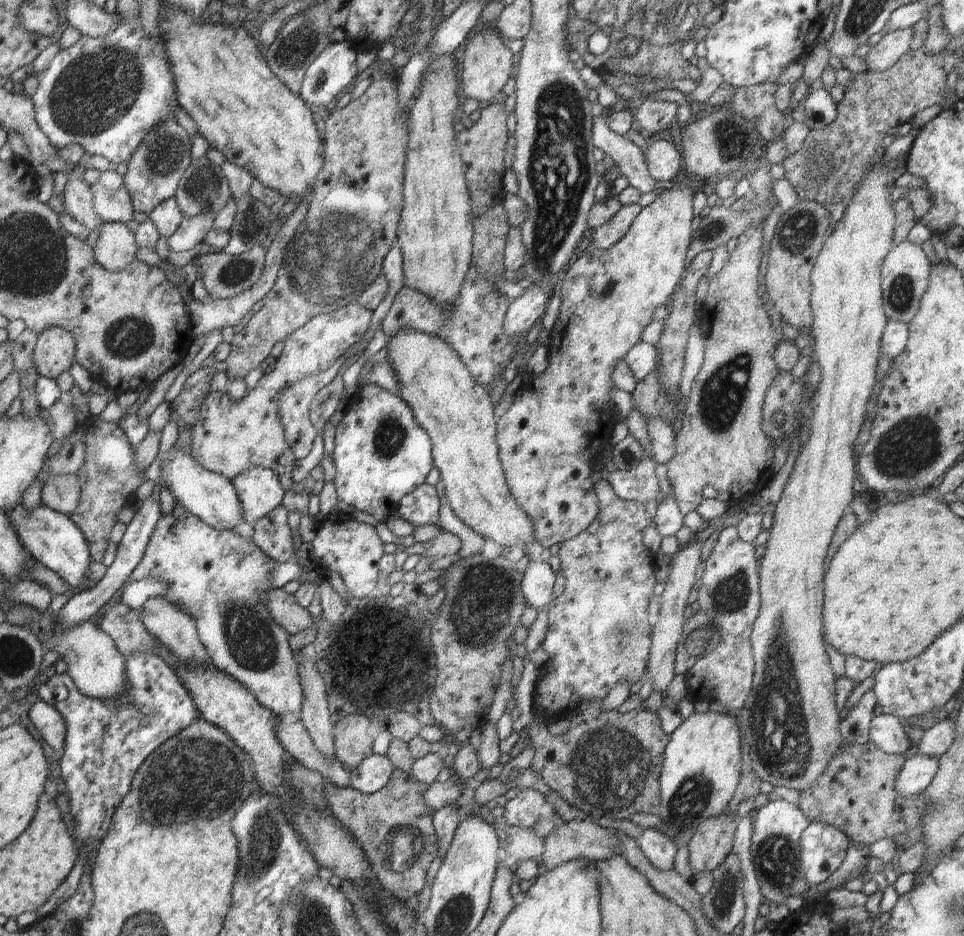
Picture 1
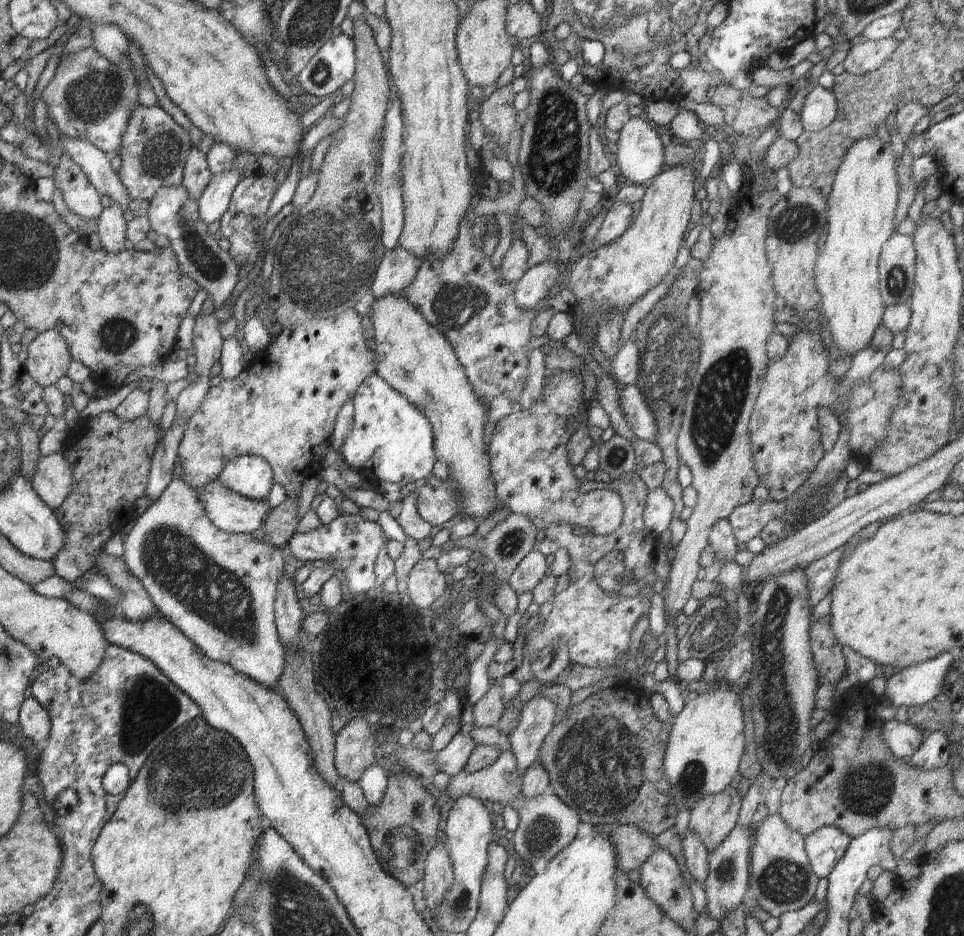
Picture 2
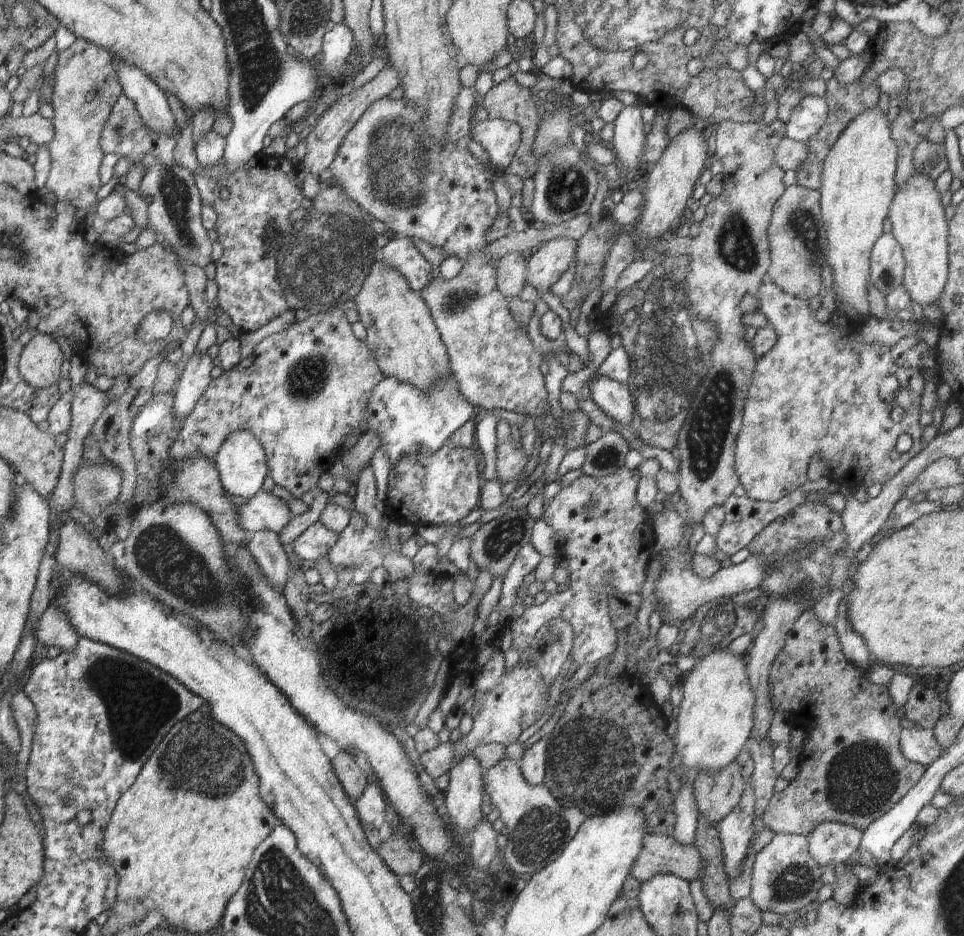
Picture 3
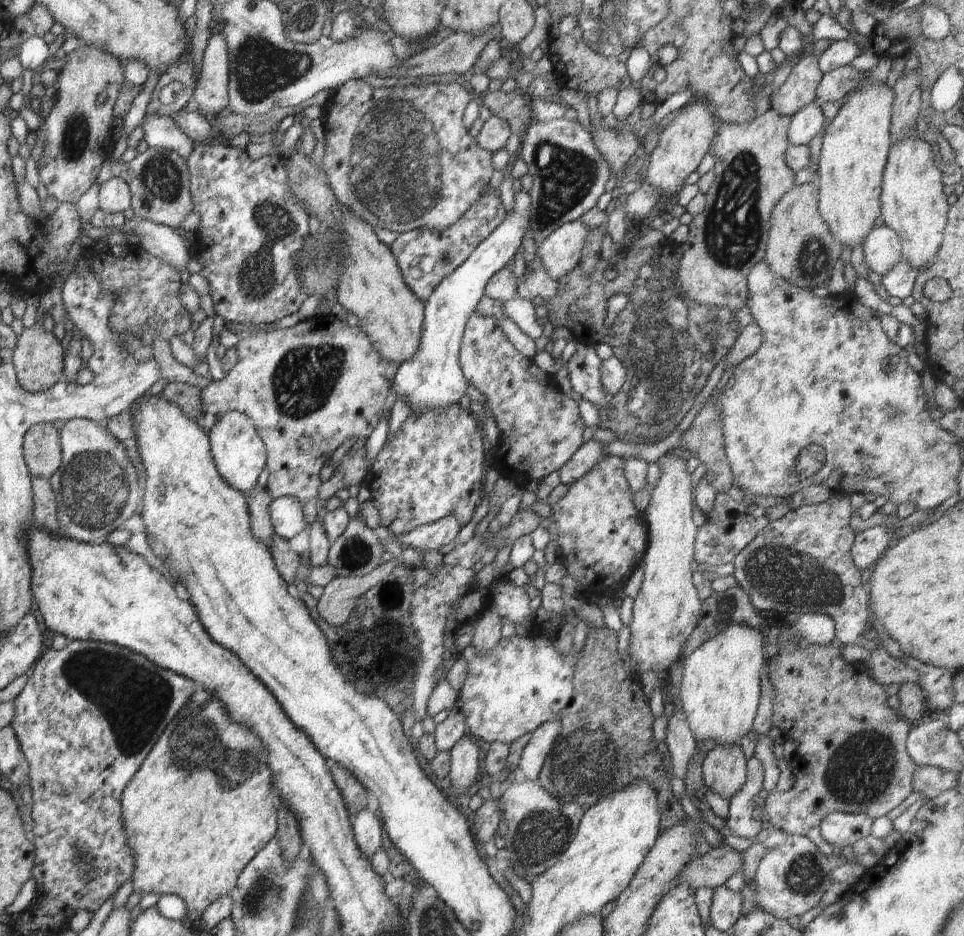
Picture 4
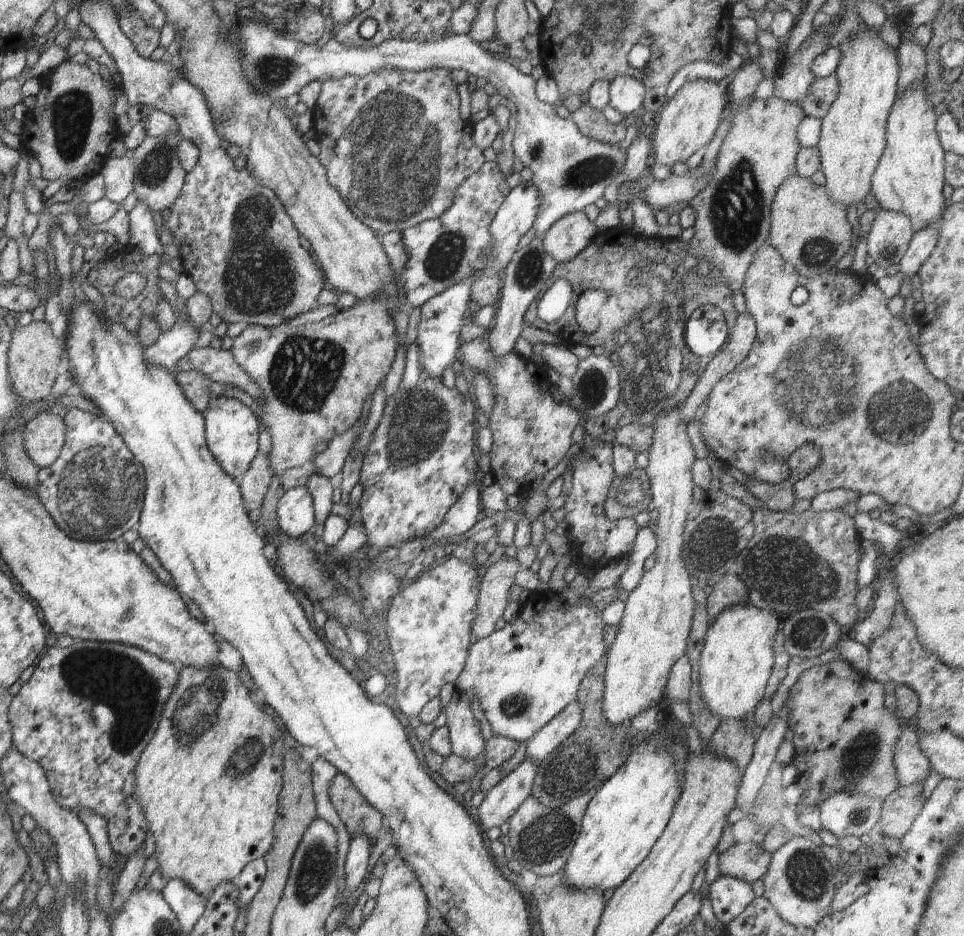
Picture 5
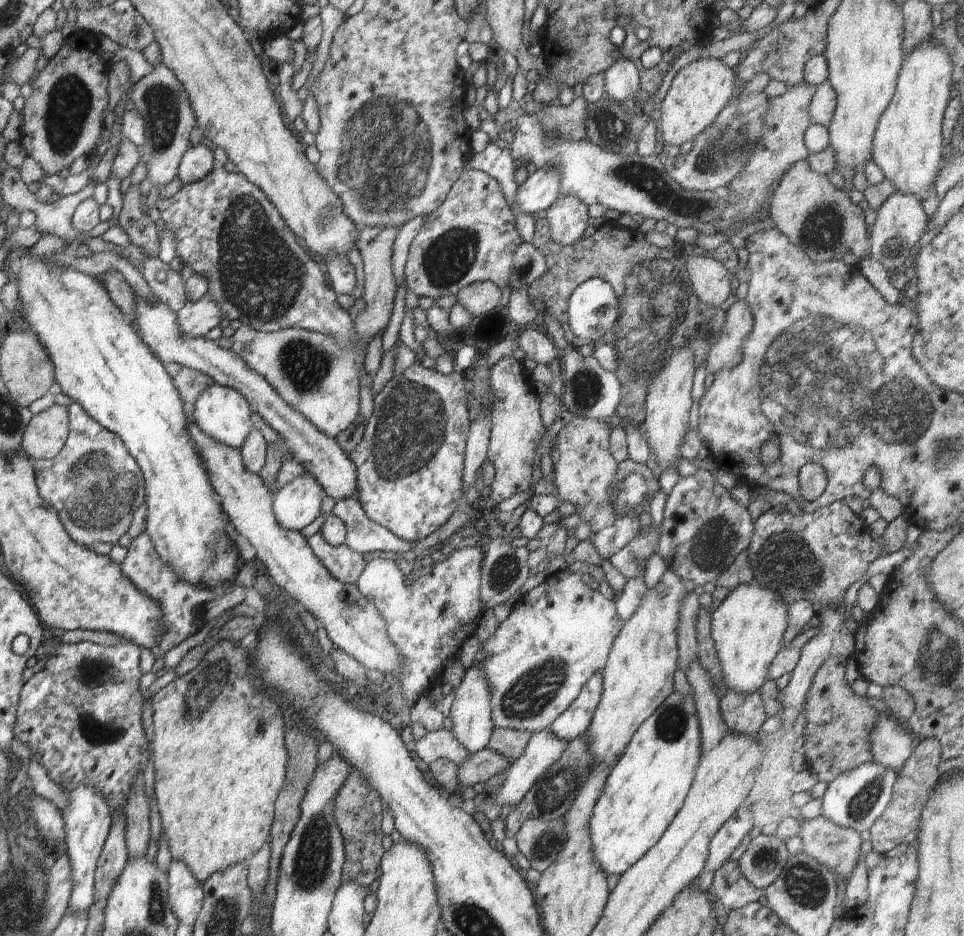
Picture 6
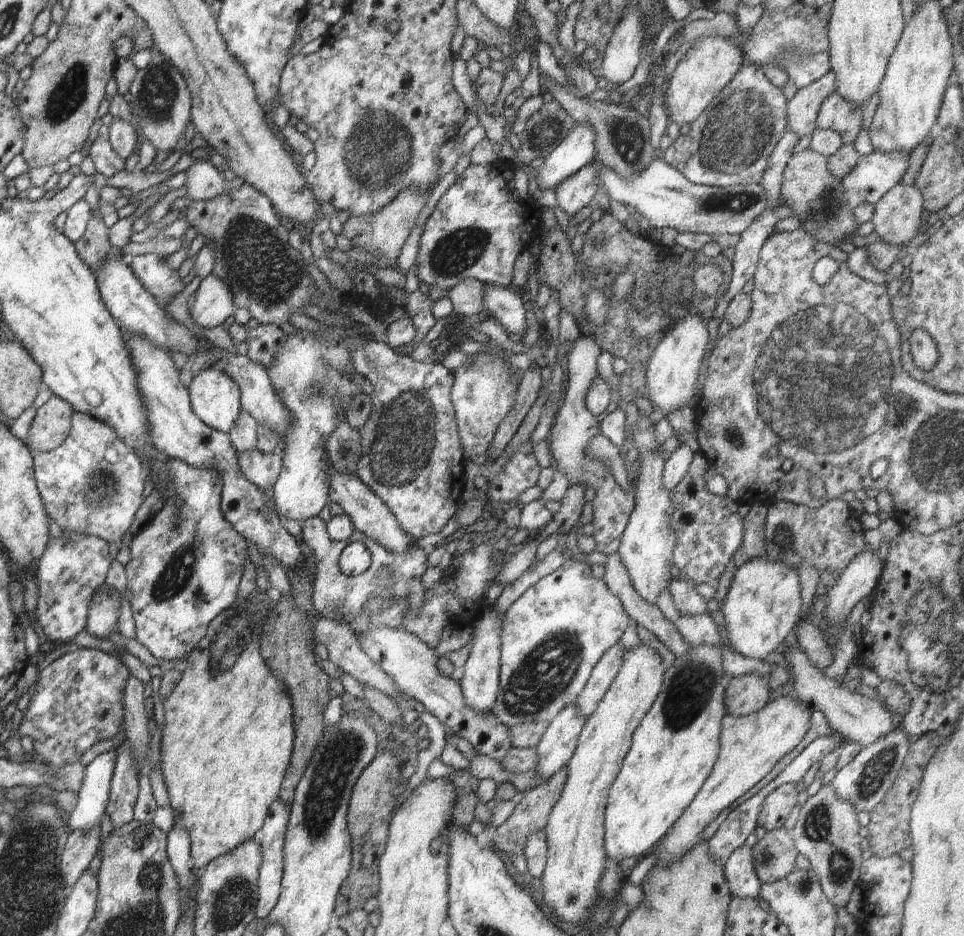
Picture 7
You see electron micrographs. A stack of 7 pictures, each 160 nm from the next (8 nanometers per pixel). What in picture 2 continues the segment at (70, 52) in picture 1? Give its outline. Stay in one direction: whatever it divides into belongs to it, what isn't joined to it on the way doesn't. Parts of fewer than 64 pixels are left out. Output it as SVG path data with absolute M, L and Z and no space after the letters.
M94 46L74 53L71 57L68 57L68 60L58 64L57 69L55 70L55 75L53 76L48 86L45 88L41 99L47 106L47 118L50 117L52 120L54 120L54 124L58 126L58 130L61 133L67 134L68 136L74 138L86 139L89 143L97 146L100 150L103 150L109 156L114 156L117 154L119 146L123 143L123 134L125 133L125 128L127 127L129 112L132 110L134 105L138 105L138 84L136 84L136 75L134 74L134 68L132 68L132 64L129 58L126 61L121 61L118 64L112 64L105 58L106 57L103 57L100 53L97 52Z

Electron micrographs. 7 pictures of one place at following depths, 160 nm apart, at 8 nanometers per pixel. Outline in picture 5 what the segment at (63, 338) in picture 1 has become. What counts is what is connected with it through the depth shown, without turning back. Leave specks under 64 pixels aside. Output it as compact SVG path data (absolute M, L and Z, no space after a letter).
M32 321L28 326L12 330L7 350L8 374L16 394L26 401L42 401L52 393L52 385L58 376L58 366L62 360L63 344L44 321Z

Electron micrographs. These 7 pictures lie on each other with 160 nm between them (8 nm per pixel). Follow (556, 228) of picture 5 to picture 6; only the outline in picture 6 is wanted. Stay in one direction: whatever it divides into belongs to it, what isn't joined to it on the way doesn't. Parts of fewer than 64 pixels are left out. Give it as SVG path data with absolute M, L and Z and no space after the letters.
M562 195L546 210L546 217L554 242L568 246L582 238L589 217L588 206L576 195Z

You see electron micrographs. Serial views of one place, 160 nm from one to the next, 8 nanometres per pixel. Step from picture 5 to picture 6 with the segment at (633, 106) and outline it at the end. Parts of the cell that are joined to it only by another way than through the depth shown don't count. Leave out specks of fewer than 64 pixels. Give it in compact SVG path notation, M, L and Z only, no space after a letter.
M618 57L608 70L603 72L605 90L611 100L624 106L626 98L633 97L640 88L641 77L636 65L630 59Z

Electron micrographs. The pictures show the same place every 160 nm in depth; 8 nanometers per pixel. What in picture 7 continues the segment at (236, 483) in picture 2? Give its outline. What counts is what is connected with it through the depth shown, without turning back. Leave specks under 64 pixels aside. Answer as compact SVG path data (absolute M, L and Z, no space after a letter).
M210 367L196 373L187 389L196 416L210 428L228 434L242 409L236 381Z

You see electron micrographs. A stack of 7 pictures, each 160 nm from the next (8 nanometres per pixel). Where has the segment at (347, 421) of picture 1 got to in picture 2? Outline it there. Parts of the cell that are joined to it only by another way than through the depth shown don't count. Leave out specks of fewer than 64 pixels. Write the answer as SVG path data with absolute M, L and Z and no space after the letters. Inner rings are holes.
M376 373L370 375L358 387L353 396L354 422L342 446L342 458L352 469L362 473L371 481L392 482L403 487L412 481L433 475L432 468L437 461L435 436L431 422L403 394L392 388ZM342 514L330 524L321 525L306 533L294 534L287 545L309 564L338 563L344 570L341 576L346 578L352 594L363 595L377 585L374 563L380 547L386 541L388 538L380 525L368 522L357 515Z

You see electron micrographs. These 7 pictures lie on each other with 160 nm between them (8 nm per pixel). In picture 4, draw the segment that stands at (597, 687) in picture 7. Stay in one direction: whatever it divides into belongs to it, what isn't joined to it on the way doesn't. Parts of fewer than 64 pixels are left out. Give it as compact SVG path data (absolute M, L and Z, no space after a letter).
M559 719L541 724L526 744L520 757L519 768L524 772L528 781L539 777L541 766L546 762L556 738L561 734Z

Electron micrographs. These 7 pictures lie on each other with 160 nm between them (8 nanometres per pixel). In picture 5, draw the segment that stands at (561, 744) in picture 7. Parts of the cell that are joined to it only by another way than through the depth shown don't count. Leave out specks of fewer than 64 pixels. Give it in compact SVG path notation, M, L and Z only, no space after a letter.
M526 756L518 767L494 785L478 807L483 830L502 826L531 796L539 764Z

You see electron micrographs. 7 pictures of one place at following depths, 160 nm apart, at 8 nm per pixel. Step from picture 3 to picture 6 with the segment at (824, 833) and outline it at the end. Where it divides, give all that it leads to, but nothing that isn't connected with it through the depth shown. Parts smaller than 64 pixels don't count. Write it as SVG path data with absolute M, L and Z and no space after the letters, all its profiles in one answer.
M878 761L860 763L860 766L838 775L823 795L821 814L837 825L853 828L859 833L869 828L884 814L890 802L897 772L890 767L882 766Z

